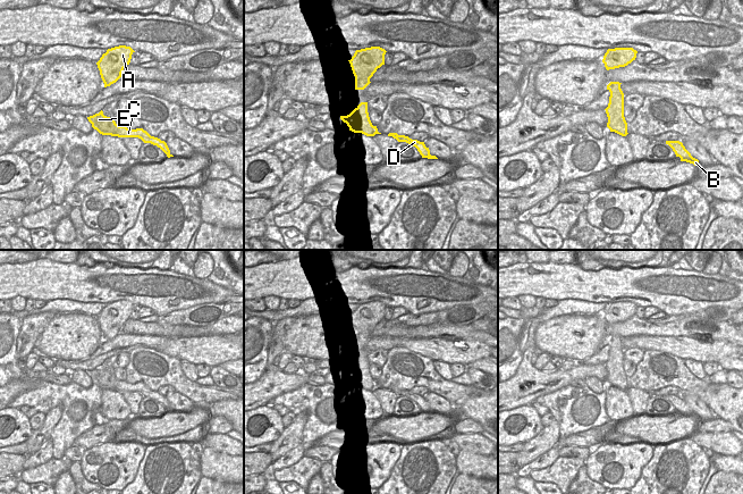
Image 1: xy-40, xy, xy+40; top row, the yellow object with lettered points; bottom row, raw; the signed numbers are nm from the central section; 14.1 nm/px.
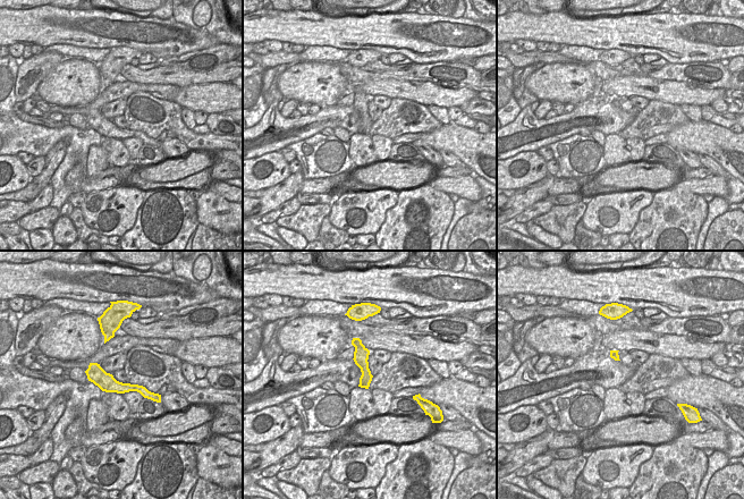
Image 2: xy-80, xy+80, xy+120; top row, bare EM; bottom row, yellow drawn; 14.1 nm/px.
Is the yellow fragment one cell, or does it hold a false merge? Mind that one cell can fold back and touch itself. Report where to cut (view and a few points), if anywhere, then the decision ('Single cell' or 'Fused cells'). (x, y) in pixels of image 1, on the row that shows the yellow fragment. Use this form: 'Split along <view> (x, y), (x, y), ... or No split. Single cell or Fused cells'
Split along xy (355, 81), (364, 81), (368, 84). Fused cells.

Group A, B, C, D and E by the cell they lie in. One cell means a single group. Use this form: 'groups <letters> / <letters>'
groups A / B C D E

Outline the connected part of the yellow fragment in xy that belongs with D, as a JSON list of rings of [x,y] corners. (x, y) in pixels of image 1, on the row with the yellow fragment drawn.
[[[389,133],[388,136],[392,136],[396,139],[398,142],[406,142],[417,149],[422,158],[428,158],[428,159],[438,159],[436,156],[430,154],[429,148],[425,146],[424,142],[420,142],[417,140],[412,140],[408,136],[405,135],[398,135],[397,133]]]

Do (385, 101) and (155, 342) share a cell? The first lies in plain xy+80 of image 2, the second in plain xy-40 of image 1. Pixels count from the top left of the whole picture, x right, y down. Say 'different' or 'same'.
different

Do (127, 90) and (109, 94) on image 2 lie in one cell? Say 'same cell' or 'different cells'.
same cell

